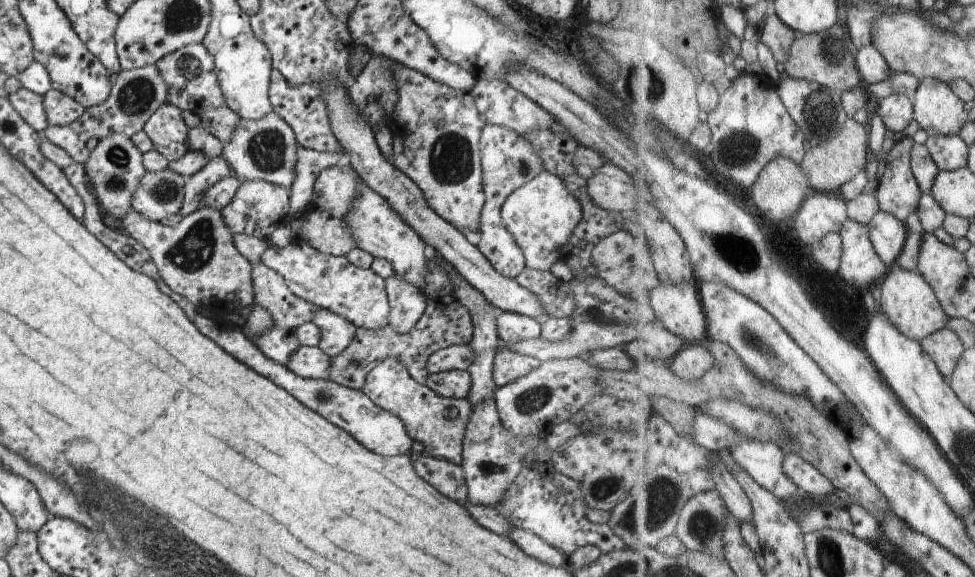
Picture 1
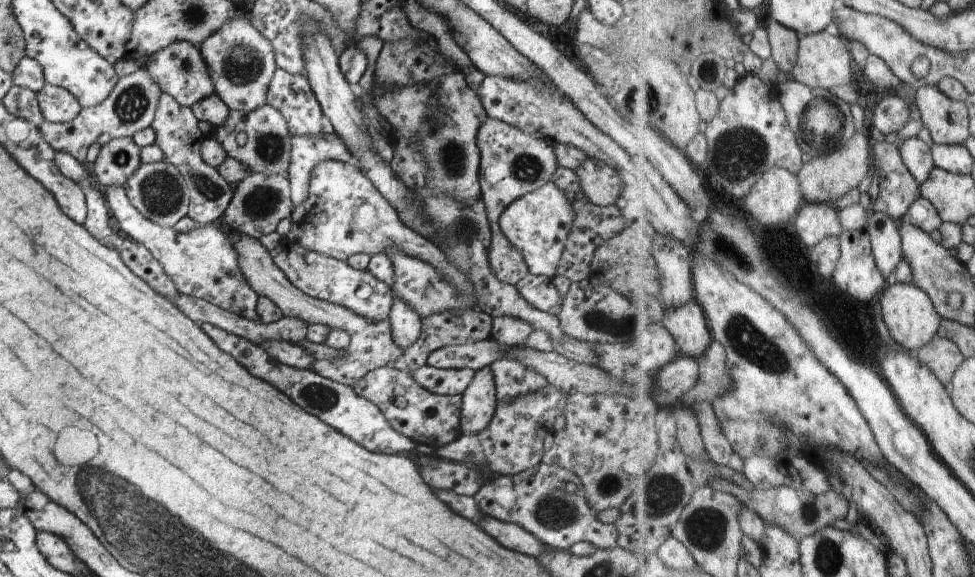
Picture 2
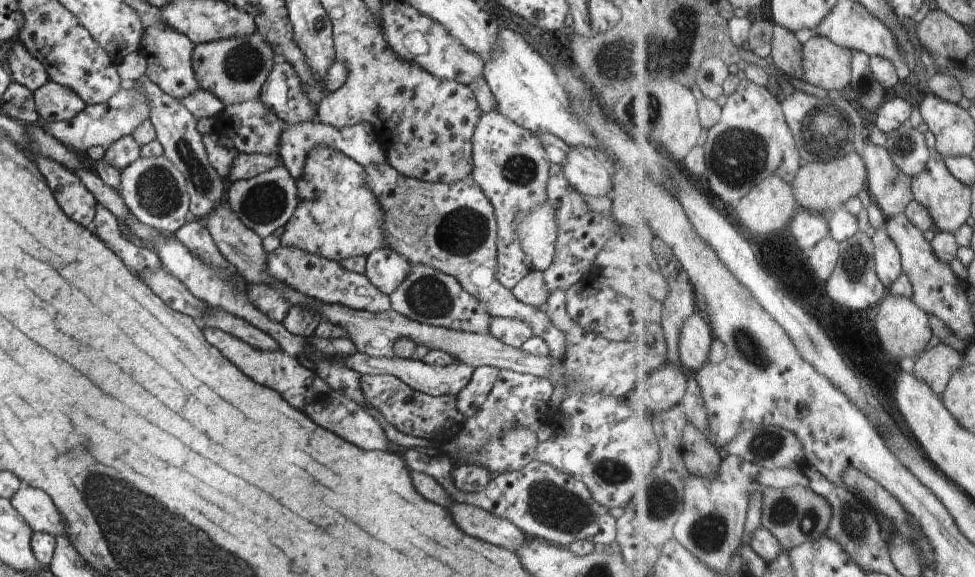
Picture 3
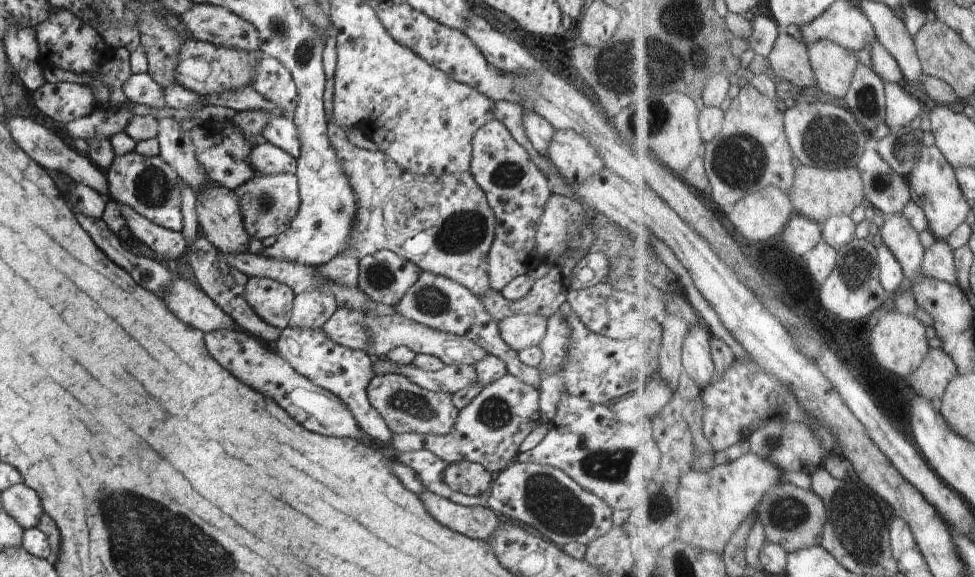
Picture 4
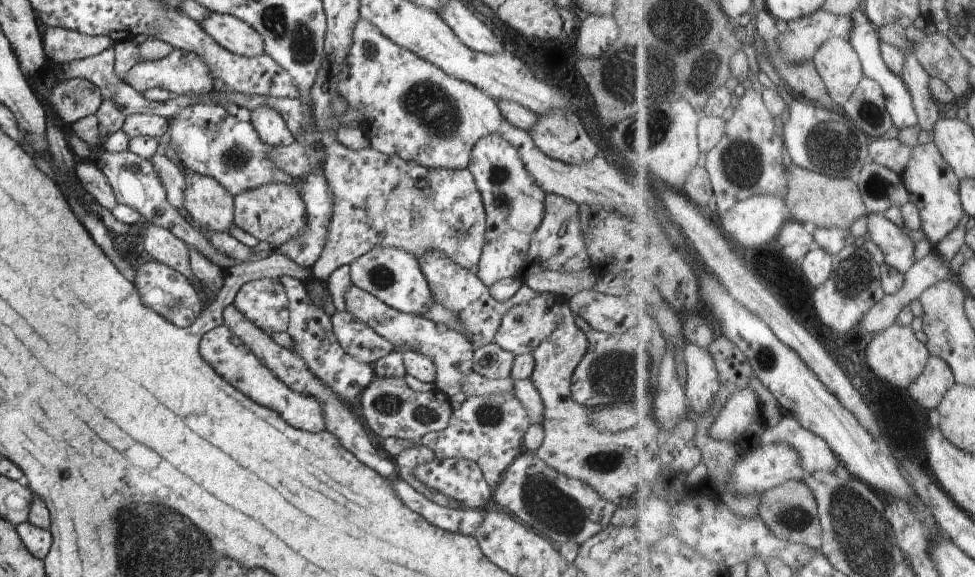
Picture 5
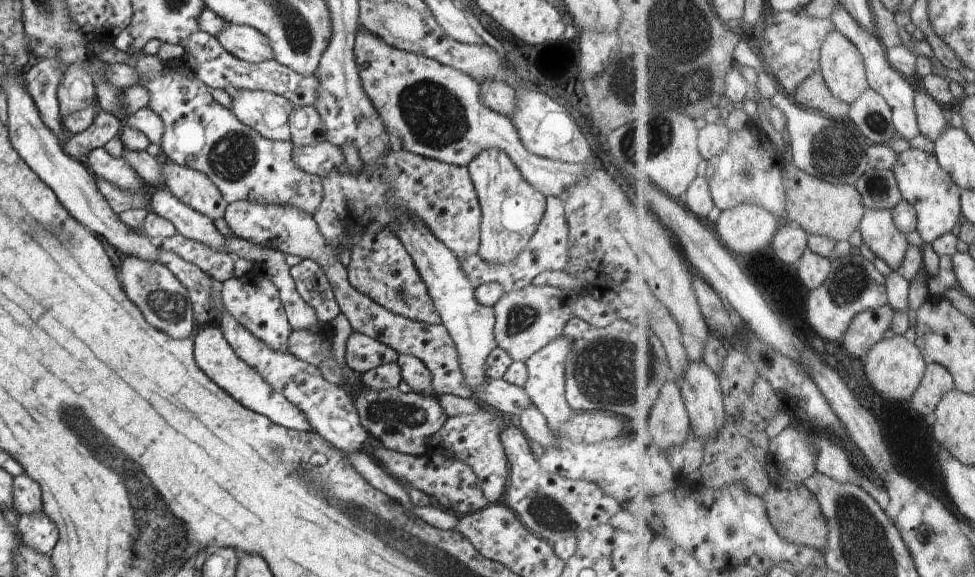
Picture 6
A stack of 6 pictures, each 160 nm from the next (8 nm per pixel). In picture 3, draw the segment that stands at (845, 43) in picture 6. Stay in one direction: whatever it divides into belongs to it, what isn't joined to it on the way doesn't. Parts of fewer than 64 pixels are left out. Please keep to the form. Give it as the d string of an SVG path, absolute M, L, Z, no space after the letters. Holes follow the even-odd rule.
M817 35L805 43L807 75L804 80L829 90L844 92L854 78L855 50Z

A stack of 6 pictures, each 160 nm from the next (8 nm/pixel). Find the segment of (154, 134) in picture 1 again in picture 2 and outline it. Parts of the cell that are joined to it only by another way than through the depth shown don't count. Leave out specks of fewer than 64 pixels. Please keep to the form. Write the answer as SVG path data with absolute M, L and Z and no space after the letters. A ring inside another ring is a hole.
M162 93L151 128L155 133L155 143L162 150L165 161L182 174L188 186L190 201L187 216L197 222L197 225L206 225L220 222L232 199L234 187L227 184L216 169L203 162L200 148L204 136L198 129L198 123L191 108L181 106L170 94Z

